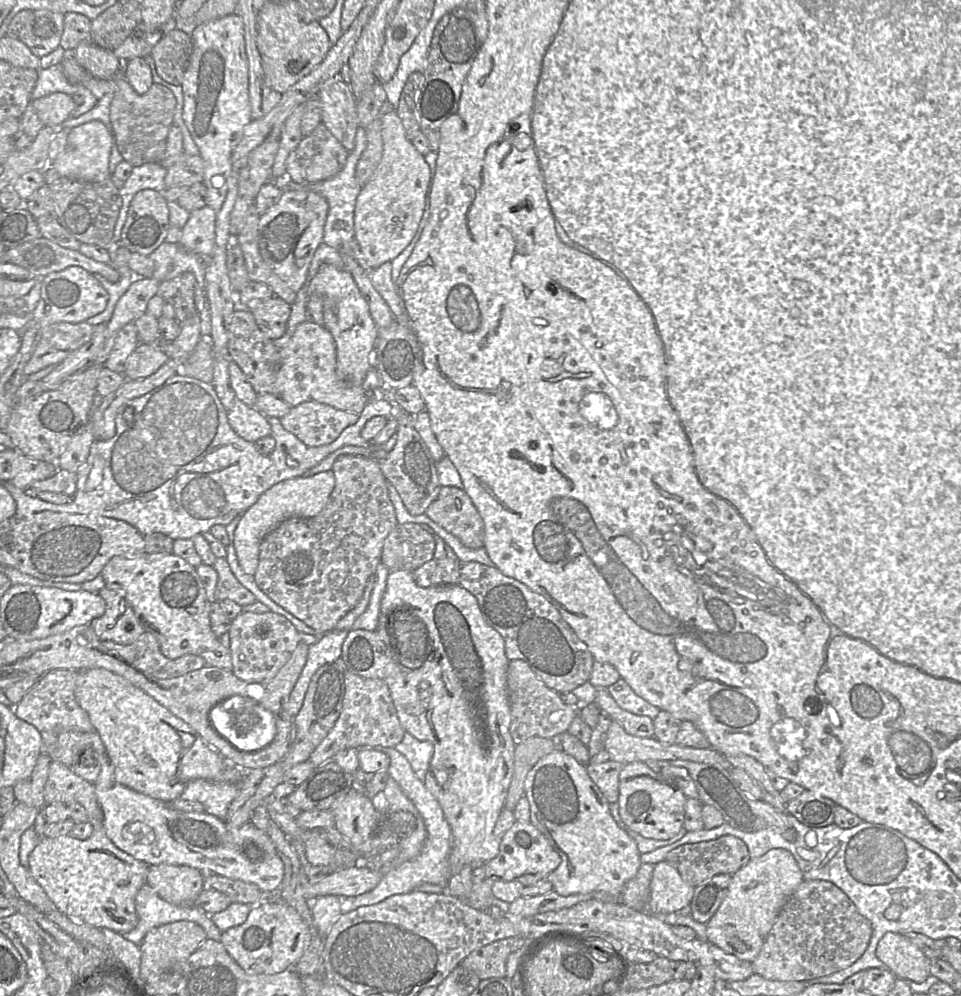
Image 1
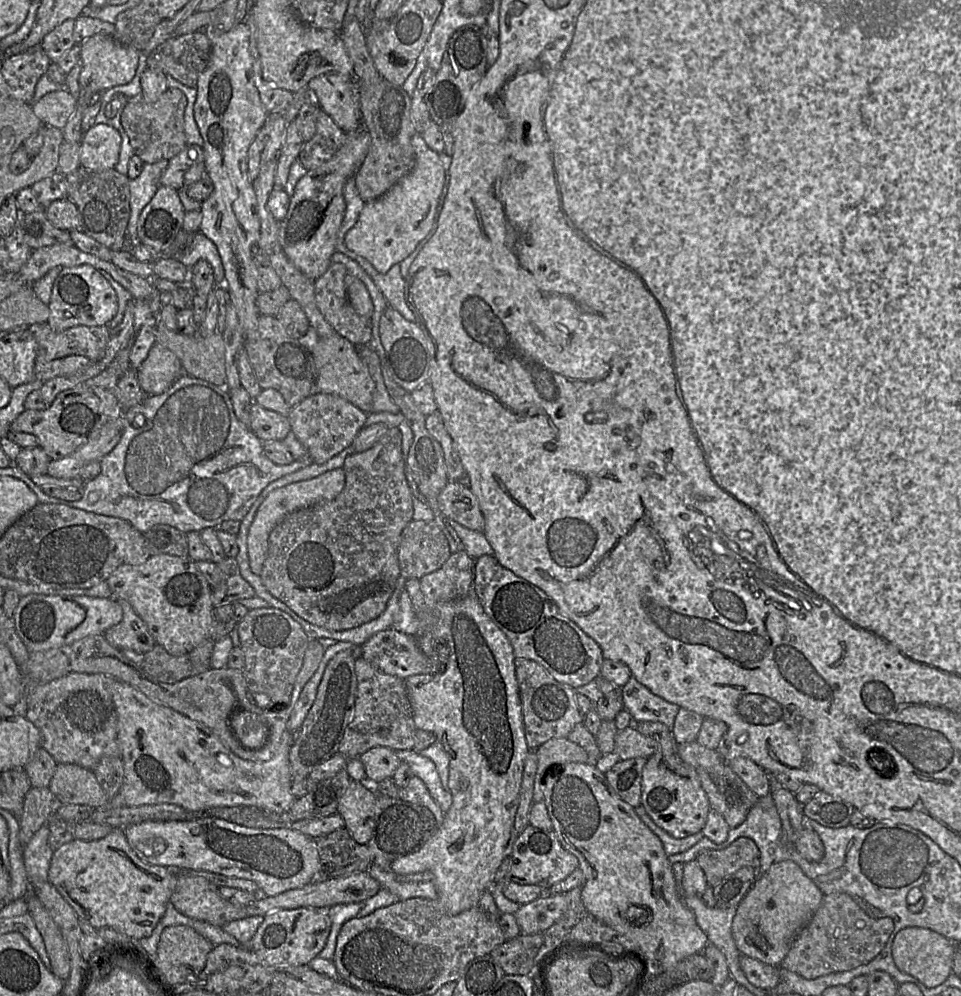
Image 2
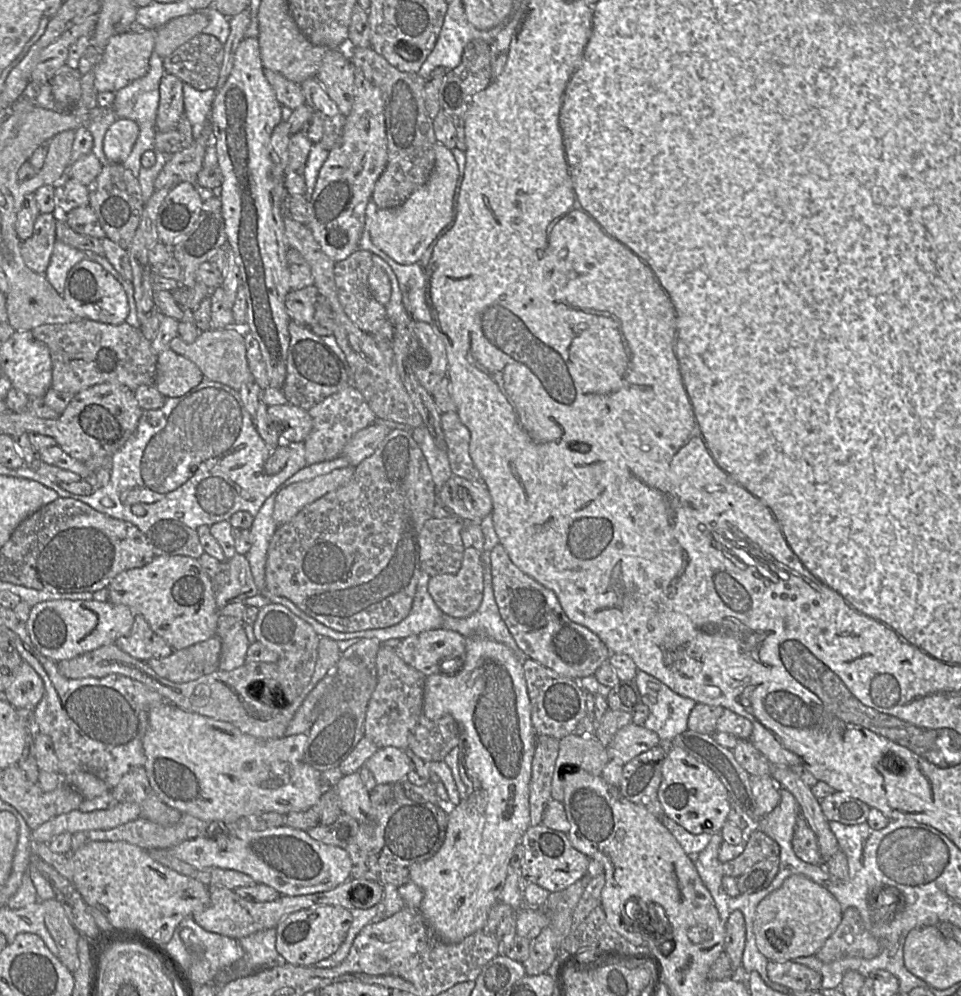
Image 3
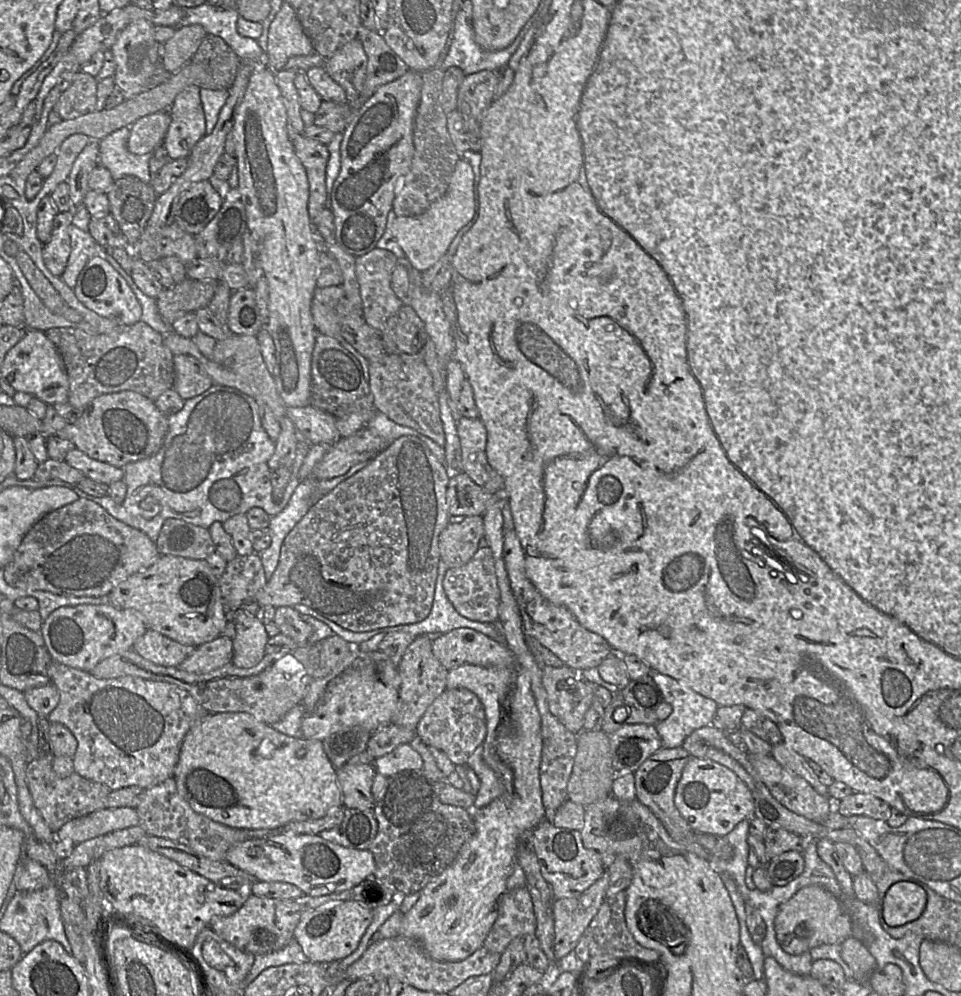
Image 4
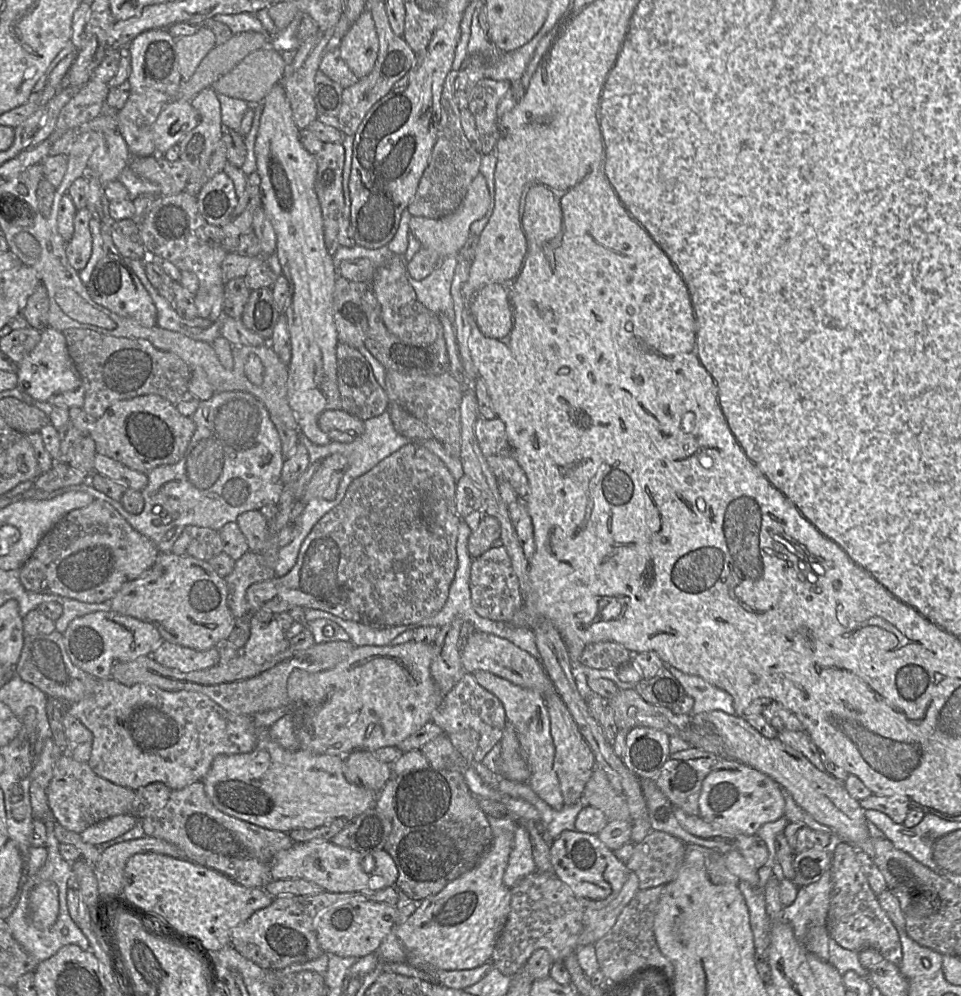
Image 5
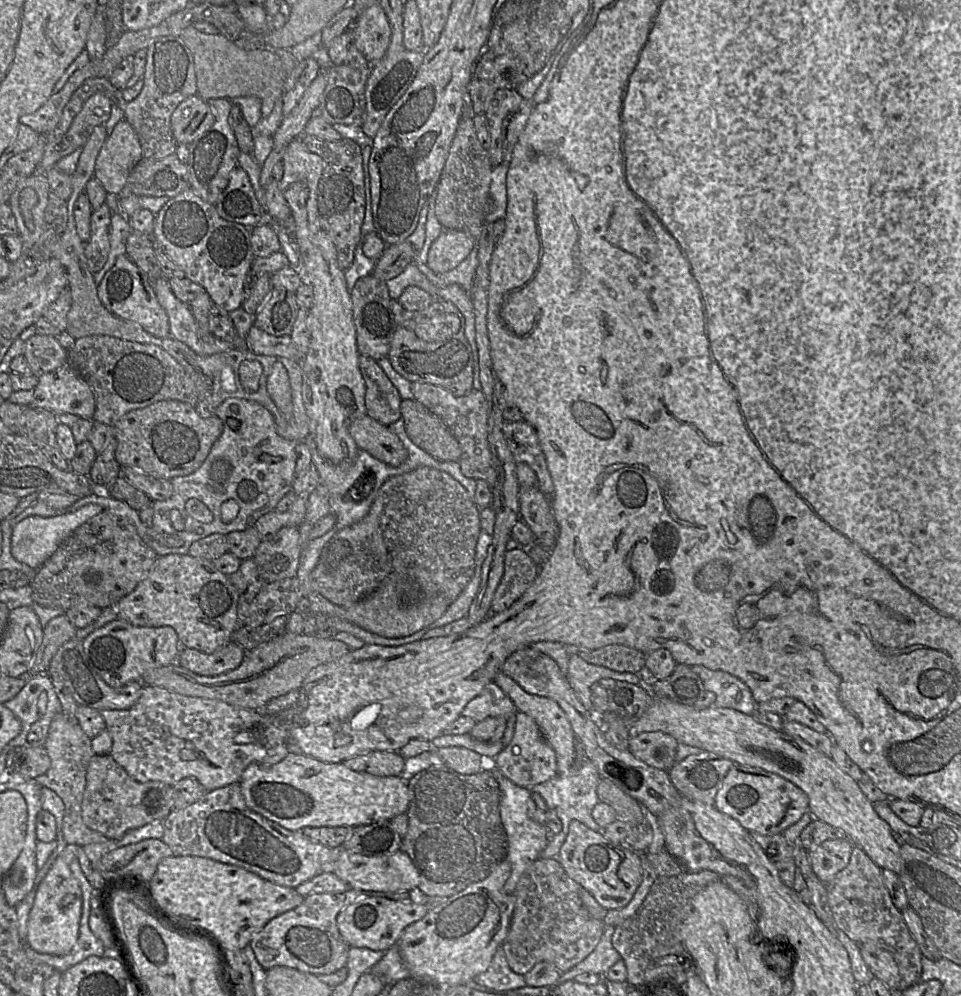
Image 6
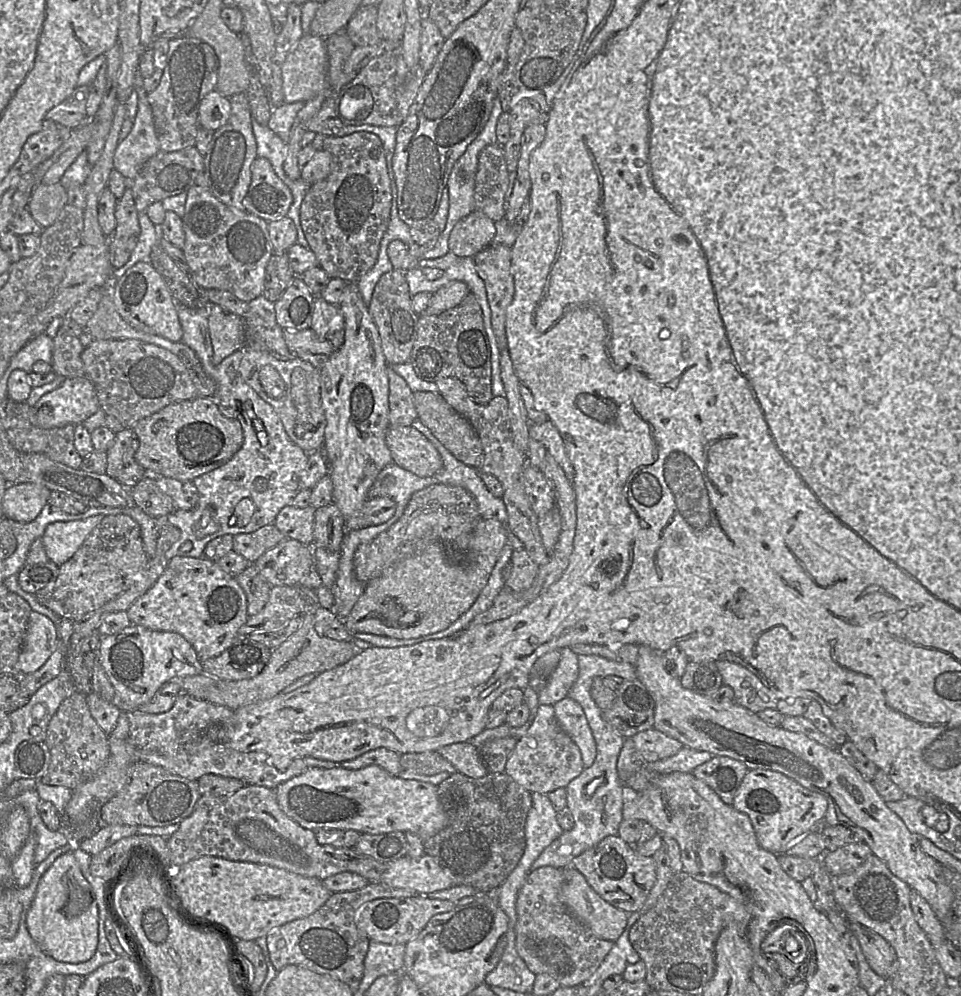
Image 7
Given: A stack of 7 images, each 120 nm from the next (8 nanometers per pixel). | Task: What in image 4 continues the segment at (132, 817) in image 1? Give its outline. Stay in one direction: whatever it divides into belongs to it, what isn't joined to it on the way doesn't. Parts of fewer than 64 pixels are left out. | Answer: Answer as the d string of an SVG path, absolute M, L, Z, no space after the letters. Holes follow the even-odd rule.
M292 832L239 842L227 851L225 861L253 875L258 881L294 884L308 896L348 890L371 878L375 870L374 857L368 850L344 847L319 835Z

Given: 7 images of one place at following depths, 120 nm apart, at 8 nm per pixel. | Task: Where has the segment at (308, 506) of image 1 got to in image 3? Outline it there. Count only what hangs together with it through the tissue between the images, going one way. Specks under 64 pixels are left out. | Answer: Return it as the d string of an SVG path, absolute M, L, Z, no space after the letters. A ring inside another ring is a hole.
M350 466L282 489L275 499L273 510L275 522L278 526L286 524L306 506L346 485L353 473L354 468Z

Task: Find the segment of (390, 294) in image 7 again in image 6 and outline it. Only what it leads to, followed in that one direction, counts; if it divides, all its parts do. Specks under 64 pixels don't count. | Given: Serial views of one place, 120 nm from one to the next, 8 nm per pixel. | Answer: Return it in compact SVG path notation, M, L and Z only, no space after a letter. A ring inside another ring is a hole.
M372 275L357 280L350 289L353 321L356 327L357 346L362 355L376 360L387 358L392 338L402 323L413 319L413 313L390 296L387 283Z

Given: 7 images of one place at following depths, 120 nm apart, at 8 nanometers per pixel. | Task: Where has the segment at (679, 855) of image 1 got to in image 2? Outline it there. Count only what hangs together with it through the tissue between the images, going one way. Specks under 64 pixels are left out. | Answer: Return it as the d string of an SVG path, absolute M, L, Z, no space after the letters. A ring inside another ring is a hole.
M740 837L724 849L702 851L696 861L704 871L708 885L714 885L743 867L759 868L759 857L756 843L750 838Z

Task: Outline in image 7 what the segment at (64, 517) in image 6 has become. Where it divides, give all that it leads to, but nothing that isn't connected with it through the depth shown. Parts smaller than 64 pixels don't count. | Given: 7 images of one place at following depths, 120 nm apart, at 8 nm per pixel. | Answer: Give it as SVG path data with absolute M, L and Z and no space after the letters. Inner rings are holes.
M96 515L84 520L54 522L48 525L39 540L48 559L58 565L69 560L103 518L102 515Z

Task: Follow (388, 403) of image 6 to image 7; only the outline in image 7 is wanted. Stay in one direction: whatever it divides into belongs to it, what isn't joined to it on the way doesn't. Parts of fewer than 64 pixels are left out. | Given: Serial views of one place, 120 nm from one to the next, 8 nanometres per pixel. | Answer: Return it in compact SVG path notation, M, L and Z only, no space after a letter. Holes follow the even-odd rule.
M390 367L389 379L389 422L391 427L413 427L417 411L413 401L414 393L407 382Z

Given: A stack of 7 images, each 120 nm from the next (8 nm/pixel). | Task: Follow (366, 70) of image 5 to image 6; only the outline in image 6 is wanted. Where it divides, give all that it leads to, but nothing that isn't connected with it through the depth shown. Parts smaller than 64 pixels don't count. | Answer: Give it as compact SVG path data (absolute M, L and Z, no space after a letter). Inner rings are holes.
M379 2L367 8L353 27L357 49L371 65L376 64L386 55L391 40L390 23Z

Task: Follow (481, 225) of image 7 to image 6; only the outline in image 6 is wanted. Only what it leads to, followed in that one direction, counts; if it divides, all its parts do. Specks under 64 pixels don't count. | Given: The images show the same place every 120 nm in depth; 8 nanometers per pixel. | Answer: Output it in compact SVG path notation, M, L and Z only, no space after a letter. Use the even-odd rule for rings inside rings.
M444 230L432 243L426 265L435 273L449 271L467 258L476 244L476 238L464 230Z

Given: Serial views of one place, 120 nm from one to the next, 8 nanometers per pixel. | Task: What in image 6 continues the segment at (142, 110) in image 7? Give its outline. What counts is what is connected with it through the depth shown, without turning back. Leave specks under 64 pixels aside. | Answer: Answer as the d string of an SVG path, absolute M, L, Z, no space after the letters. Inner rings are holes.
M122 120L115 125L101 147L94 178L107 193L118 195L126 186L131 170L143 157L135 130L126 120Z

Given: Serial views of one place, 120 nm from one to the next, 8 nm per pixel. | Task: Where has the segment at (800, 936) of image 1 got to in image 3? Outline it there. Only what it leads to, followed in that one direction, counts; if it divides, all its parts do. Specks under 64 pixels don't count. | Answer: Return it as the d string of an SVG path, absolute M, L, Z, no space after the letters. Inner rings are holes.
M854 907L842 911L842 919L834 933L815 954L824 963L849 957L872 959L881 952L881 944L865 927Z

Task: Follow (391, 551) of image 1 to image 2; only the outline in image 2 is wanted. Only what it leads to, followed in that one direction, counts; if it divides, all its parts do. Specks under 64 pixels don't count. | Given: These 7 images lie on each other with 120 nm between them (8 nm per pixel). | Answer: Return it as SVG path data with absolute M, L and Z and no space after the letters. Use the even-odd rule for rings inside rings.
M412 520L398 547L403 579L420 579L440 569L451 556L448 539L434 521Z

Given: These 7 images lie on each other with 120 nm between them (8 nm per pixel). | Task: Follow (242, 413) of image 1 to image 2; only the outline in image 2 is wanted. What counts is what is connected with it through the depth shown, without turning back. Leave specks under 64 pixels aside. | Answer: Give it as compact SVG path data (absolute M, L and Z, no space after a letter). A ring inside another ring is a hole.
M256 403L250 406L250 424L248 428L264 442L282 441L292 432L286 415L265 409Z

